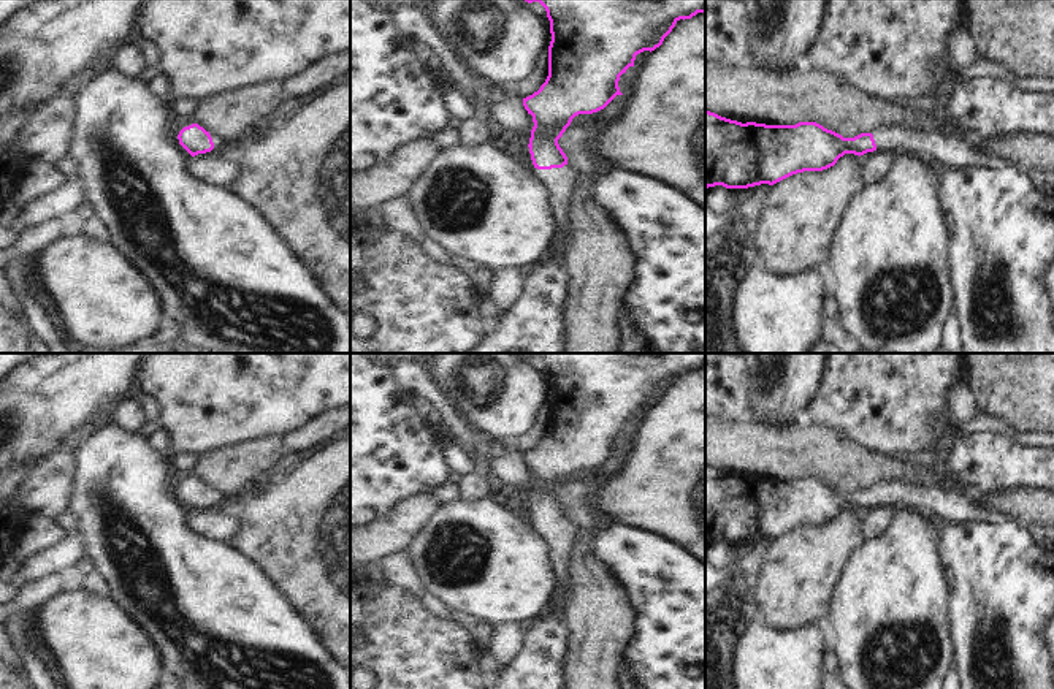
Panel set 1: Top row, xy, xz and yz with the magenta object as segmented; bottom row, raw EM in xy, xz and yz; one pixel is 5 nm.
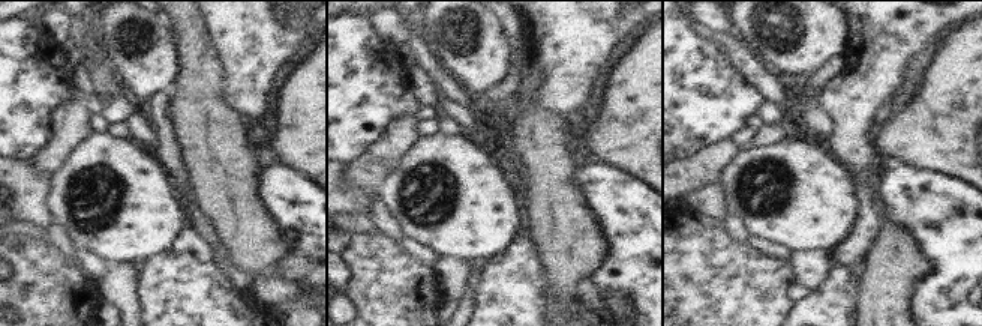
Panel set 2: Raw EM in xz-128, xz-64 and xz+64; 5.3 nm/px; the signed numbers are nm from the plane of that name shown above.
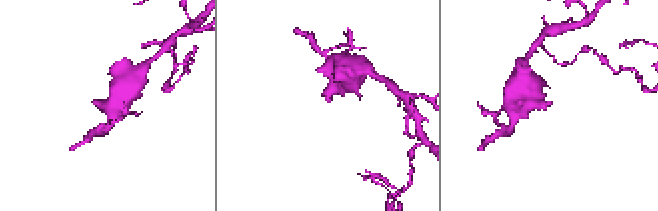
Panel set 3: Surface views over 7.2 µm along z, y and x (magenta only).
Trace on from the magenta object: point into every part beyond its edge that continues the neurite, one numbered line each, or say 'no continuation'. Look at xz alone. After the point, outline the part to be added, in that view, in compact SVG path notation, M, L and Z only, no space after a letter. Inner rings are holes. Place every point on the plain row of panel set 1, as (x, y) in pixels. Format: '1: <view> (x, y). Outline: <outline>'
1: xz (563, 537). Outline: M572 520L563 523L537 524L539 531L548 539L553 546L553 556L556 561L556 575L559 578L559 596L555 605L545 613L564 613L569 591L575 586L572 577L572 565L579 545L580 529Z

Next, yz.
1: yz (951, 504). Outline: M881 477L872 489L876 505L889 508L915 505L949 523L989 524L1011 518L989 502L976 499L964 488L945 486L919 478Z

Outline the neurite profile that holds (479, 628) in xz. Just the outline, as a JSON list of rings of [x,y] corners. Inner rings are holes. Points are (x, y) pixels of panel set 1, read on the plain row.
[[[449,608],[447,618],[469,629],[475,637],[483,653],[488,653],[490,624],[469,611]]]

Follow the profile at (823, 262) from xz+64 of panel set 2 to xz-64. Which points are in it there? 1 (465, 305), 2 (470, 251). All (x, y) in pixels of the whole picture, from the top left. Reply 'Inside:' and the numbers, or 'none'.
Inside: 1

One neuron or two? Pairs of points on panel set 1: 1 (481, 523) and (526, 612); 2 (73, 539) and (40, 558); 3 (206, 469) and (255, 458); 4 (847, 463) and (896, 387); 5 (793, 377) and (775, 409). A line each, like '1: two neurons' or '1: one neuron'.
1: one neuron
2: one neuron
3: one neuron
4: two neurons
5: one neuron

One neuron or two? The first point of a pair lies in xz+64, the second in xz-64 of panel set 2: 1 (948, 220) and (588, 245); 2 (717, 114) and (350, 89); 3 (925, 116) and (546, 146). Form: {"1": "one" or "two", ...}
{"1": "two", "2": "one", "3": "two"}

